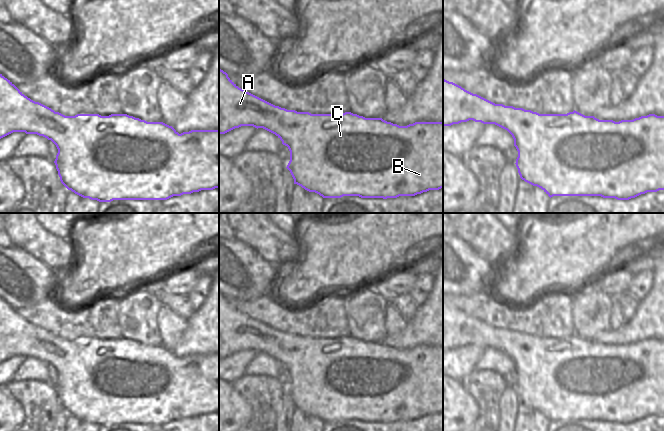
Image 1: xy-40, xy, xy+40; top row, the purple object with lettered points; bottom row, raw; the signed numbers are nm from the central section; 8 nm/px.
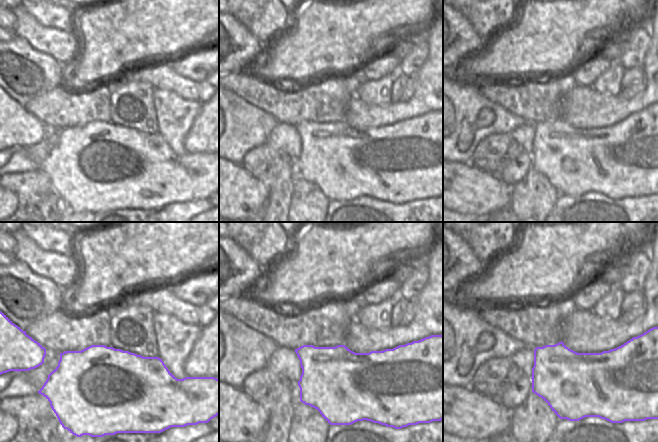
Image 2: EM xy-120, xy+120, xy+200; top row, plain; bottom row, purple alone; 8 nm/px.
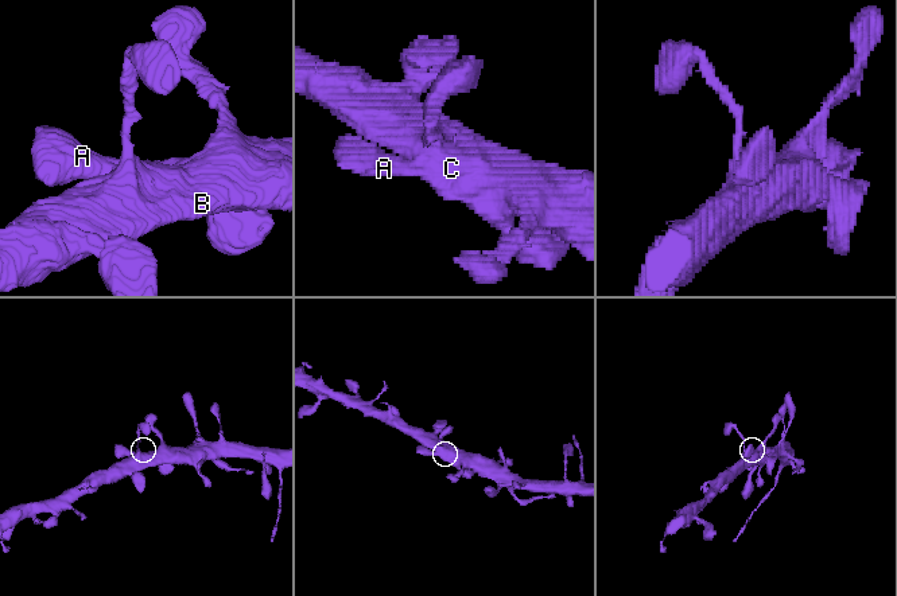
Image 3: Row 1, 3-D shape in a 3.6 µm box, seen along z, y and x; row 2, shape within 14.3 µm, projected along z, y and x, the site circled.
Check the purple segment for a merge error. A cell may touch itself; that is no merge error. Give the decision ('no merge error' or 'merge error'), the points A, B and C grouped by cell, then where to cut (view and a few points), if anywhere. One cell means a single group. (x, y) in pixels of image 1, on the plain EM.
no merge error | A B C | no cut

